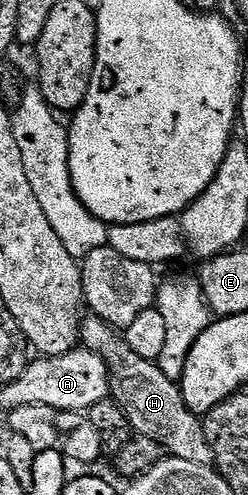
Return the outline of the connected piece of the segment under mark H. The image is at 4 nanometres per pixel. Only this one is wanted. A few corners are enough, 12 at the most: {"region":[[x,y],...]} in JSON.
{"region":[[107,322],[79,323],[105,359],[110,396],[138,436],[214,466],[200,414]]}

